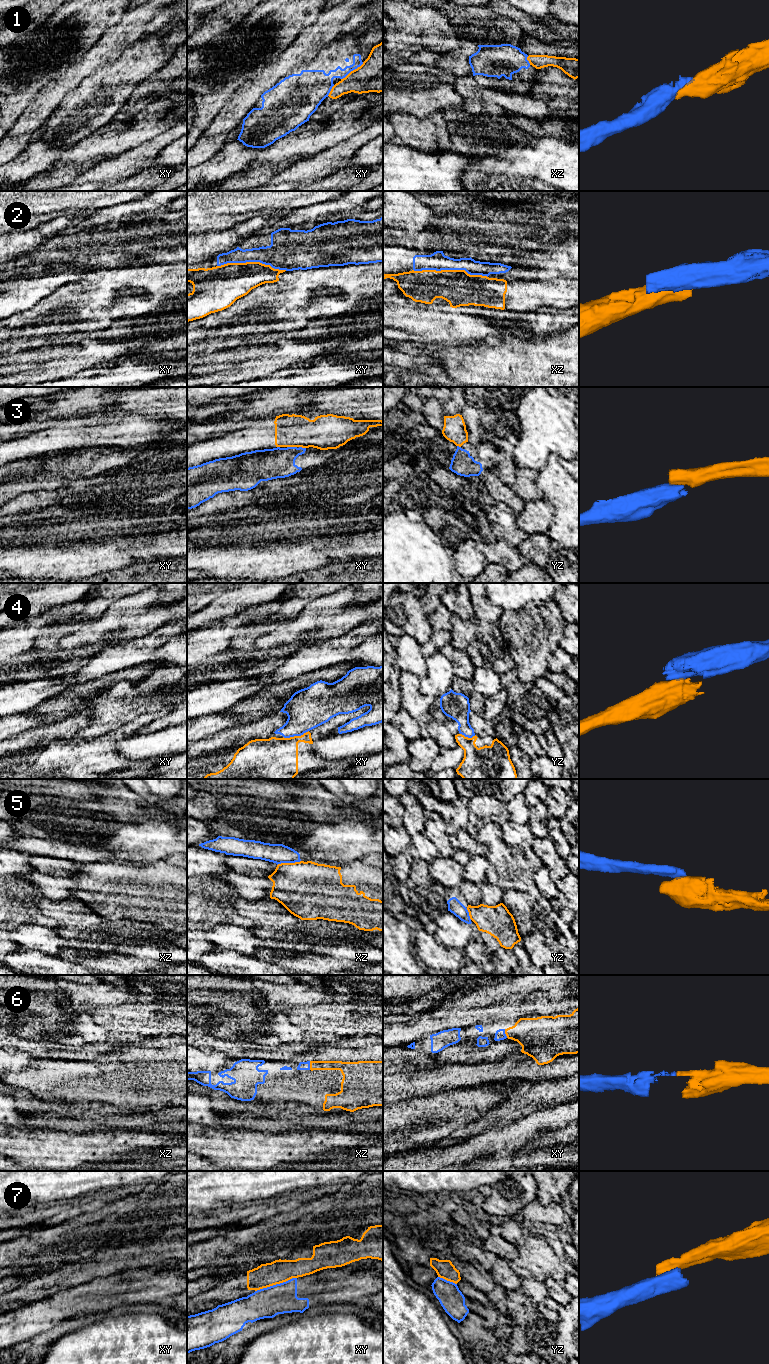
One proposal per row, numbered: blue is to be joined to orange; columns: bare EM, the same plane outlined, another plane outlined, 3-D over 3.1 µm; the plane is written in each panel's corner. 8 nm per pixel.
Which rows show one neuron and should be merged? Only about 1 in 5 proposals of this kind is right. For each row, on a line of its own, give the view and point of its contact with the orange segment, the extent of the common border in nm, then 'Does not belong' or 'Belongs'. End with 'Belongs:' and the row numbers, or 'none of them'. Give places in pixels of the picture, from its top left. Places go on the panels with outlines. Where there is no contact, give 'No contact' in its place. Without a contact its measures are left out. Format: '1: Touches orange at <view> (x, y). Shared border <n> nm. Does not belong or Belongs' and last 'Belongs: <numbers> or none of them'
1: Touches orange at xy (353, 70). Shared border 240 nm. Does not belong
2: Touches orange at xz (450, 270). Shared border 600 nm. Does not belong
3: Touches orange at xy (292, 446). Shared border 80 nm. Does not belong
4: Touches orange at xy (295, 736). Shared border 220 nm. Does not belong
5: Touches orange at xz (288, 863). Shared border 200 nm. Does not belong
6: Touches orange at xz (310, 1065). Shared border 70 nm. Belongs
7: Touches orange at xy (275, 1284). Shared border 360 nm. Does not belong
Belongs: 6

